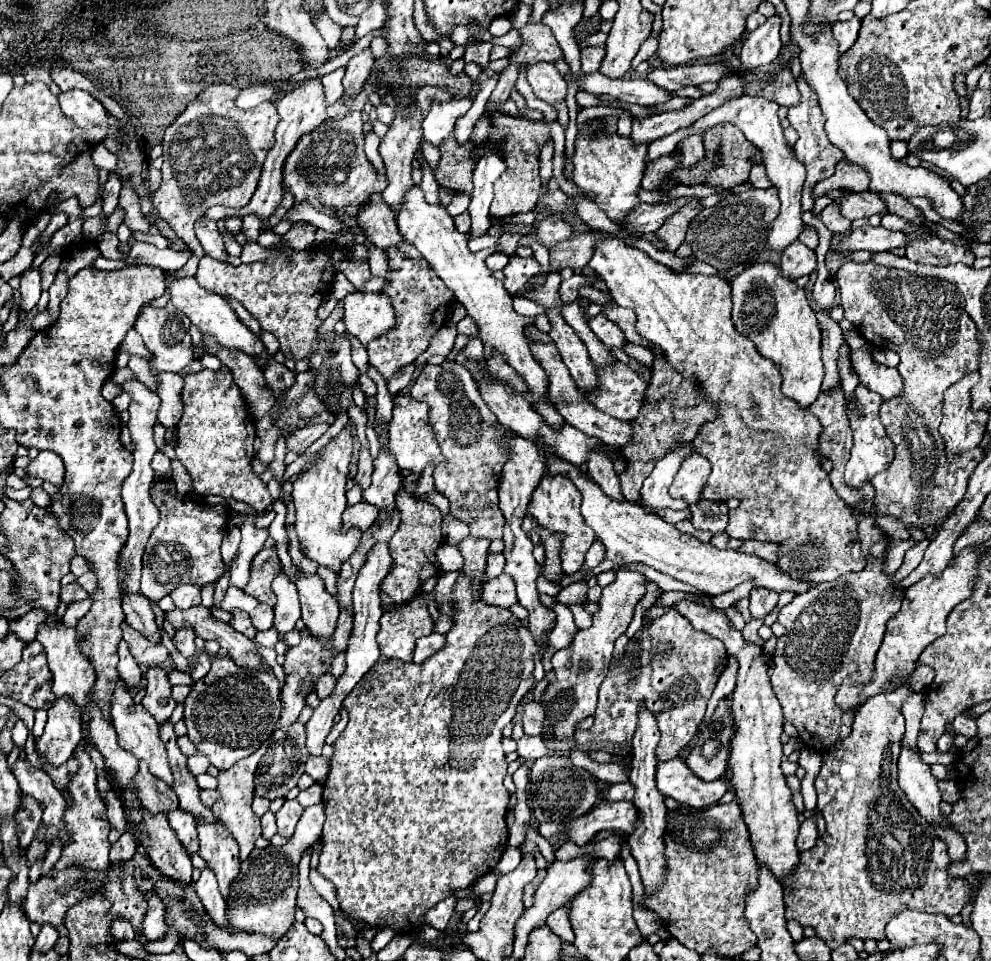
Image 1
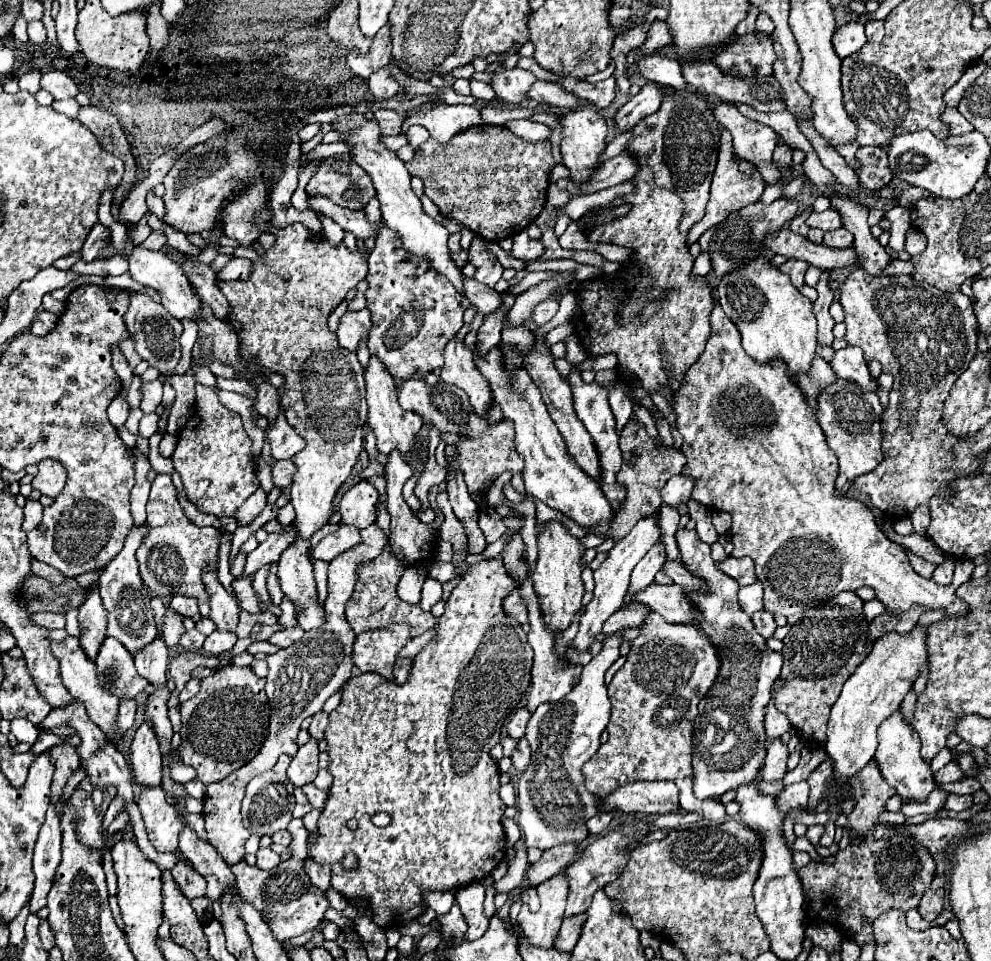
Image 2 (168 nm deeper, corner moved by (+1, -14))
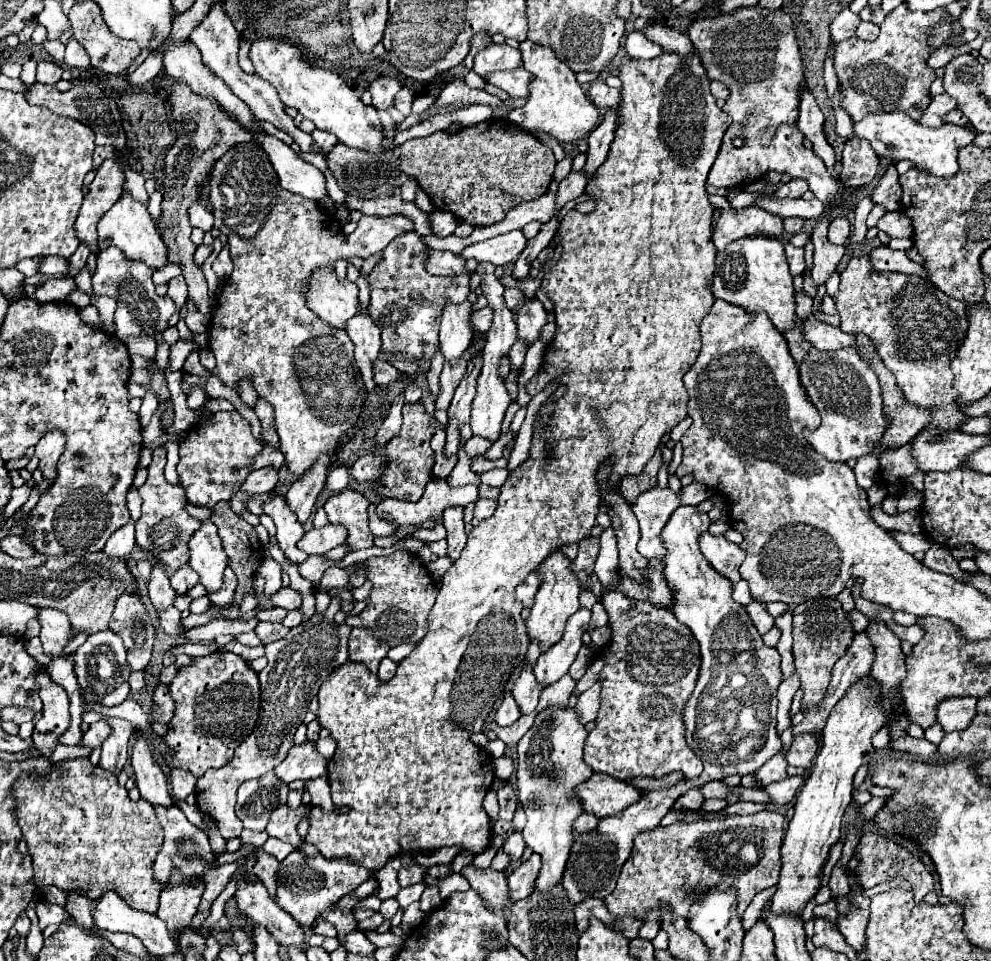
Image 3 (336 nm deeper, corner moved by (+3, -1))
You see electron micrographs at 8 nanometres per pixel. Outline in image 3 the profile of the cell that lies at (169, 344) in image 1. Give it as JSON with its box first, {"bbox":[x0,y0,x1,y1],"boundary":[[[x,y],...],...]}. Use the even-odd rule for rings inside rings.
{"bbox":[93,248,177,342],"boundary":[[[109,248],[109,252],[99,252],[99,264],[93,274],[93,294],[119,300],[115,310],[115,336],[121,342],[139,336],[153,336],[157,332],[163,334],[169,328],[169,318],[177,312],[177,306],[169,296],[157,296],[151,274],[153,272],[149,272],[147,266],[129,262],[125,254],[121,254],[121,250],[117,248]]]}

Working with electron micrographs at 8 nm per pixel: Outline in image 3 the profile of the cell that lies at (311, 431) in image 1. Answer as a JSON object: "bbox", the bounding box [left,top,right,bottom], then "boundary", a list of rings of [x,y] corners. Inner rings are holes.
{"bbox":[241,466,279,496],"boundary":[[[265,466],[265,468],[253,470],[249,474],[249,478],[245,480],[245,486],[241,490],[247,492],[249,496],[255,496],[255,494],[261,494],[261,492],[273,490],[275,484],[277,484],[277,480],[279,480],[277,470],[273,466]]]}

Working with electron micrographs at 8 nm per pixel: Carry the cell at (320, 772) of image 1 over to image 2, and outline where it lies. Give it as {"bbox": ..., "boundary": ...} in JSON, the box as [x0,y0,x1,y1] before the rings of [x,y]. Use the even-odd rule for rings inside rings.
{"bbox":[303,783,327,809],"boundary":[[[311,783],[311,785],[303,785],[303,793],[307,795],[309,803],[311,803],[315,809],[323,809],[323,807],[325,807],[325,801],[327,801],[327,791],[317,789],[317,787]]]}

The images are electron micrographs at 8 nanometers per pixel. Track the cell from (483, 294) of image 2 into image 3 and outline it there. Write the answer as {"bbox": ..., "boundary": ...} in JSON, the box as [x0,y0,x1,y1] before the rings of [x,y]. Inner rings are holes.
{"bbox":[427,250,471,276],"boundary":[[[431,250],[429,252],[429,260],[427,260],[427,268],[431,274],[437,274],[437,276],[457,276],[457,274],[471,274],[467,268],[465,268],[465,258],[455,254],[455,252],[437,252],[437,250]]]}

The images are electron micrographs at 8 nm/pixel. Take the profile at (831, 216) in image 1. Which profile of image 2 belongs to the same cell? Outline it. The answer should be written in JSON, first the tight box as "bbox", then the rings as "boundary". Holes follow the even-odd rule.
{"bbox":[823,229,853,249],"boundary":[[[835,229],[835,231],[827,231],[823,237],[823,245],[835,247],[835,249],[847,249],[853,245],[853,235],[849,235],[847,229]]]}

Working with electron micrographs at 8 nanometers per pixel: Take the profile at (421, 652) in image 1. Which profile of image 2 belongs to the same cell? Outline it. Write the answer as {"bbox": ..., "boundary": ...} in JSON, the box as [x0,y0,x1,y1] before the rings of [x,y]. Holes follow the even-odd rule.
{"bbox":[393,659,411,685],"boundary":[[[399,659],[395,661],[395,671],[393,671],[393,683],[403,685],[409,677],[409,667],[411,667],[411,659]]]}

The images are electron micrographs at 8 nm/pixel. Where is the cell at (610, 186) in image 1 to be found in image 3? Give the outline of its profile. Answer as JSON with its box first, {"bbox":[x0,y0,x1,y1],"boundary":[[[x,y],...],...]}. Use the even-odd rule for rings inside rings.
{"bbox":[507,40,599,144],"boundary":[[[525,40],[519,44],[519,50],[523,54],[523,68],[529,70],[535,80],[529,86],[527,104],[523,108],[513,108],[507,118],[523,130],[547,134],[561,144],[577,144],[579,140],[585,140],[599,124],[599,108],[585,96],[573,70],[565,62],[557,64],[555,54],[535,42]]]}

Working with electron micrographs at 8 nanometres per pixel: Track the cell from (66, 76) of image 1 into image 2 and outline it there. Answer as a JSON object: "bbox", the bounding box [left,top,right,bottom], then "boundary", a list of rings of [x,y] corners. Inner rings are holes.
{"bbox":[41,71,79,101],"boundary":[[[49,71],[41,77],[41,89],[49,91],[54,101],[63,101],[65,97],[75,97],[79,93],[73,79],[61,71]]]}

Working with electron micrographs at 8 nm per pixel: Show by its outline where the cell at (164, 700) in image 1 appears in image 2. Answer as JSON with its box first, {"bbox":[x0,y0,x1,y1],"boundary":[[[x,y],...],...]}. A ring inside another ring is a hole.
{"bbox":[129,723,161,787],"boundary":[[[143,723],[129,747],[129,763],[133,771],[133,781],[141,787],[161,787],[161,751],[151,723]]]}

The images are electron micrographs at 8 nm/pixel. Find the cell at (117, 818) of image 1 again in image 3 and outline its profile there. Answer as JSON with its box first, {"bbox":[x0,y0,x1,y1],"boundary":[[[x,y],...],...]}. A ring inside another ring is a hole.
{"bbox":[99,718,135,774],"boundary":[[[111,718],[109,724],[113,726],[109,738],[101,746],[101,762],[99,766],[111,774],[119,774],[125,768],[125,760],[129,758],[129,740],[135,734],[135,726],[121,718]]]}

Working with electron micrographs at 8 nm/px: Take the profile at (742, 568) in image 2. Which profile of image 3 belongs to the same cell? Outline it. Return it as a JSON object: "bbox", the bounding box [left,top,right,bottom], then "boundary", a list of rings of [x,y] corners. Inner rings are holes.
{"bbox":[699,532,745,584],"boundary":[[[709,532],[701,534],[699,544],[701,544],[703,556],[717,572],[721,572],[733,584],[737,584],[741,580],[739,566],[745,558],[745,550],[741,550],[737,544],[725,540],[725,536],[711,536]]]}

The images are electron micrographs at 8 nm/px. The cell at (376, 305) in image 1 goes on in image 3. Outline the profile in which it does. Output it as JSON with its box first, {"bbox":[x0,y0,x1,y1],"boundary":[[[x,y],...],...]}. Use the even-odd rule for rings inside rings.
{"bbox":[307,268,359,330],"boundary":[[[333,268],[313,272],[307,306],[333,328],[343,330],[347,320],[357,314],[359,288],[355,282],[337,282]]]}

